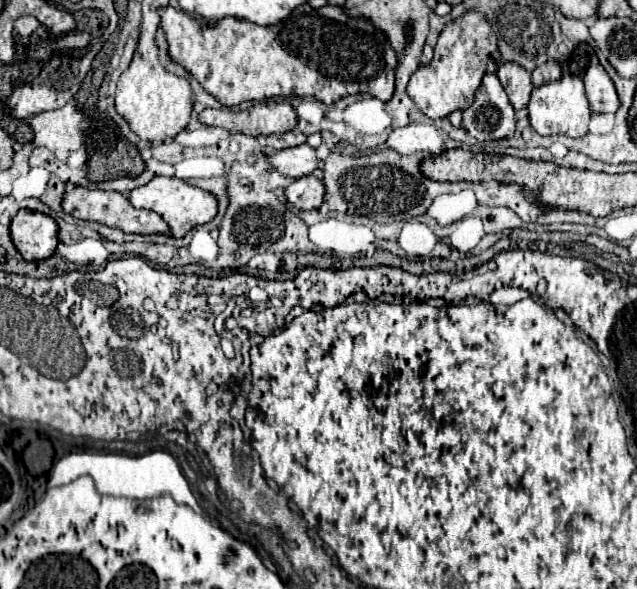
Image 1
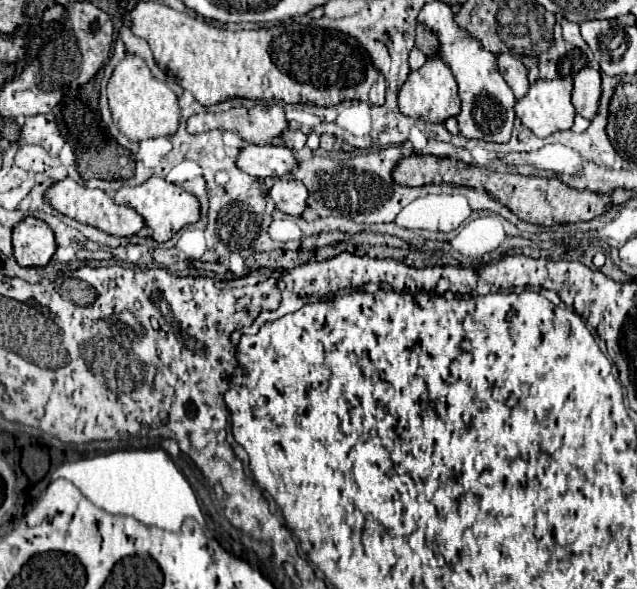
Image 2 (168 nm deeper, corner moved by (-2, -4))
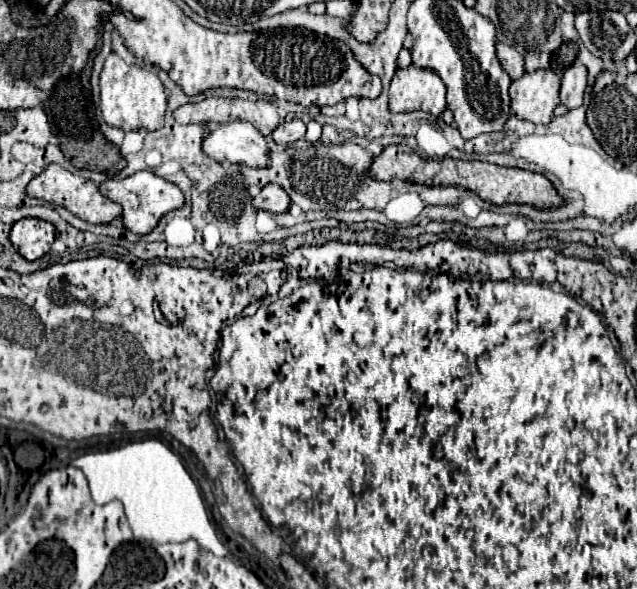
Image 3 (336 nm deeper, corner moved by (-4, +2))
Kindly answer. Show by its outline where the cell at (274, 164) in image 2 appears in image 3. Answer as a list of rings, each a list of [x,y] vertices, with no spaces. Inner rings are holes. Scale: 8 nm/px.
[[[230,122],[220,126],[216,132],[210,132],[204,140],[204,152],[218,162],[228,160],[230,164],[244,164],[250,168],[270,168],[270,150],[268,140],[248,122]]]

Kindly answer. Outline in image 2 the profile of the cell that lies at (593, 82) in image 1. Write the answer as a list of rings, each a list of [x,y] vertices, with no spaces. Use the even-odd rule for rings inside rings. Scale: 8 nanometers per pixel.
[[[586,66],[574,76],[574,110],[576,114],[584,116],[586,120],[596,116],[598,110],[598,98],[600,98],[600,72]]]

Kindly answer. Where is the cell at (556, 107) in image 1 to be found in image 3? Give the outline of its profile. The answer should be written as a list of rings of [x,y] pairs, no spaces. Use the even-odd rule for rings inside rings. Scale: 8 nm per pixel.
[[[554,70],[526,72],[510,86],[512,112],[534,124],[550,124],[560,104],[560,74]]]

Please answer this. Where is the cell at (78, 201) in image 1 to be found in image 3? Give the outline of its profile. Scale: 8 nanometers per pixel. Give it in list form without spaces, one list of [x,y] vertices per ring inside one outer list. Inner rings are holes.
[[[50,164],[42,174],[38,174],[28,184],[28,194],[30,196],[36,196],[36,198],[42,198],[46,202],[64,206],[66,210],[70,210],[72,214],[76,214],[78,218],[82,218],[82,220],[86,220],[90,224],[110,224],[114,218],[120,218],[122,216],[120,204],[116,204],[116,202],[108,200],[106,196],[102,196],[100,190],[98,190],[98,186],[92,180],[74,176],[72,172],[64,170],[58,164]]]

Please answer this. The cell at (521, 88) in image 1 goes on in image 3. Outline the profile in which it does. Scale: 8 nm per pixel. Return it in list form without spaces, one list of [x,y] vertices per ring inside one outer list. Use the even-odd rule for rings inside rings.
[[[498,42],[496,44],[496,54],[498,54],[498,58],[500,58],[500,64],[502,64],[502,68],[508,72],[508,76],[512,78],[512,80],[518,80],[518,78],[522,78],[524,76],[524,58],[512,48],[512,46],[506,46],[506,44],[502,44],[502,42]]]

